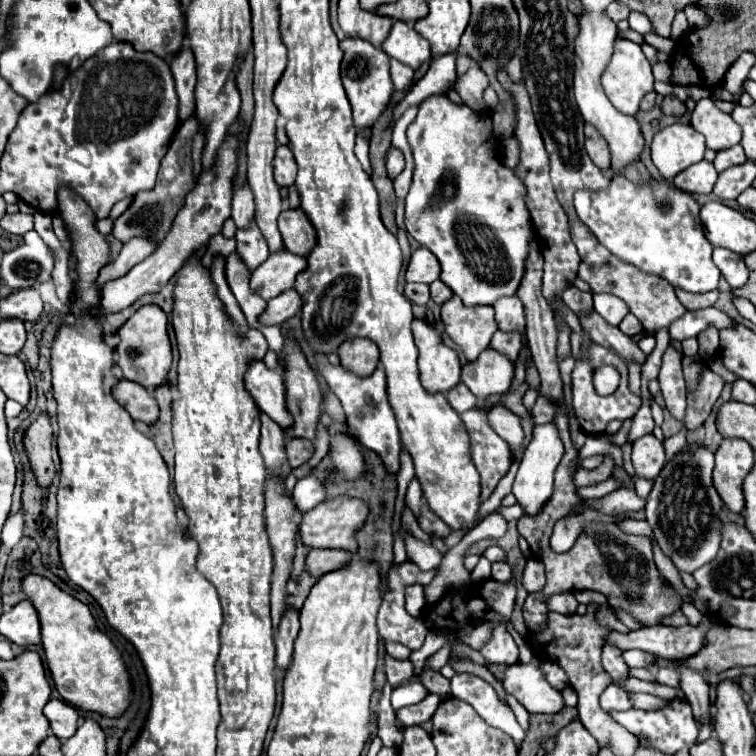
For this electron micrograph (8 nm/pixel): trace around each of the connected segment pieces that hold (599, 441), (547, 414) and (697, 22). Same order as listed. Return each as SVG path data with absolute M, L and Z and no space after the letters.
M598 434L598 436L588 436L586 438L586 444L582 446L580 450L580 458L578 462L582 462L586 456L592 456L592 454L610 454L616 462L616 466L622 468L624 466L623 453L618 446L610 444L610 436L606 434Z
M538 396L534 408L532 408L532 420L534 424L548 424L554 418L554 406L550 404L550 400Z
M688 6L686 10L686 18L688 18L688 22L690 22L690 28L692 30L700 30L700 28L704 28L706 24L708 24L708 18L706 18L706 14L698 8L698 6Z

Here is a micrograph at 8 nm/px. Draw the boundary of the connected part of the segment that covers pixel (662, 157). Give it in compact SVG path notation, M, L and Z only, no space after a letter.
M676 122L662 128L652 144L652 162L666 180L672 180L678 172L700 162L704 158L704 136L694 132L690 124Z

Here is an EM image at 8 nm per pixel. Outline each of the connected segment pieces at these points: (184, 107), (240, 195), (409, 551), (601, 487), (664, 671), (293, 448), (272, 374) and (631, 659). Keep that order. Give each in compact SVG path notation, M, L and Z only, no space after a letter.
M182 50L178 56L172 58L170 68L172 68L172 76L176 82L176 92L178 92L178 100L180 100L178 102L178 116L180 116L180 122L184 122L196 114L196 104L194 104L196 64L194 64L192 52Z
M248 180L234 192L234 198L232 198L232 220L236 222L238 228L244 228L252 216L254 216L254 194L252 194L252 188L248 184Z
M410 532L406 534L406 556L410 562L414 562L420 570L434 570L438 568L442 554L428 542L422 542L418 538L414 538Z
M611 477L598 485L578 487L577 494L582 499L601 498L614 490L619 489L620 487L620 483Z
M658 668L656 670L656 682L666 684L666 686L674 686L678 688L678 672L674 668Z
M292 438L286 442L286 454L288 454L288 462L292 468L298 468L302 464L306 464L312 454L314 454L314 444L310 440L302 440L302 438Z
M256 360L250 364L246 376L246 390L252 394L256 406L270 416L282 430L292 428L294 418L286 408L286 388L278 370L268 370L264 362Z
M626 650L624 652L624 660L626 660L626 664L630 668L642 668L642 666L656 664L658 656L650 654L650 652L644 652L644 650Z

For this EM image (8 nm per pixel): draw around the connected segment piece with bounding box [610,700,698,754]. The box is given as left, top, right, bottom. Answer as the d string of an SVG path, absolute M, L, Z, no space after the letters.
M670 700L670 704L666 708L654 710L654 712L644 712L644 710L628 710L628 712L610 712L610 716L614 716L614 720L618 724L622 724L624 728L628 728L634 736L638 736L640 740L646 740L646 744L654 744L658 750L662 752L670 752L676 754L682 748L690 748L692 742L698 736L698 726L692 720L692 708L686 700Z

